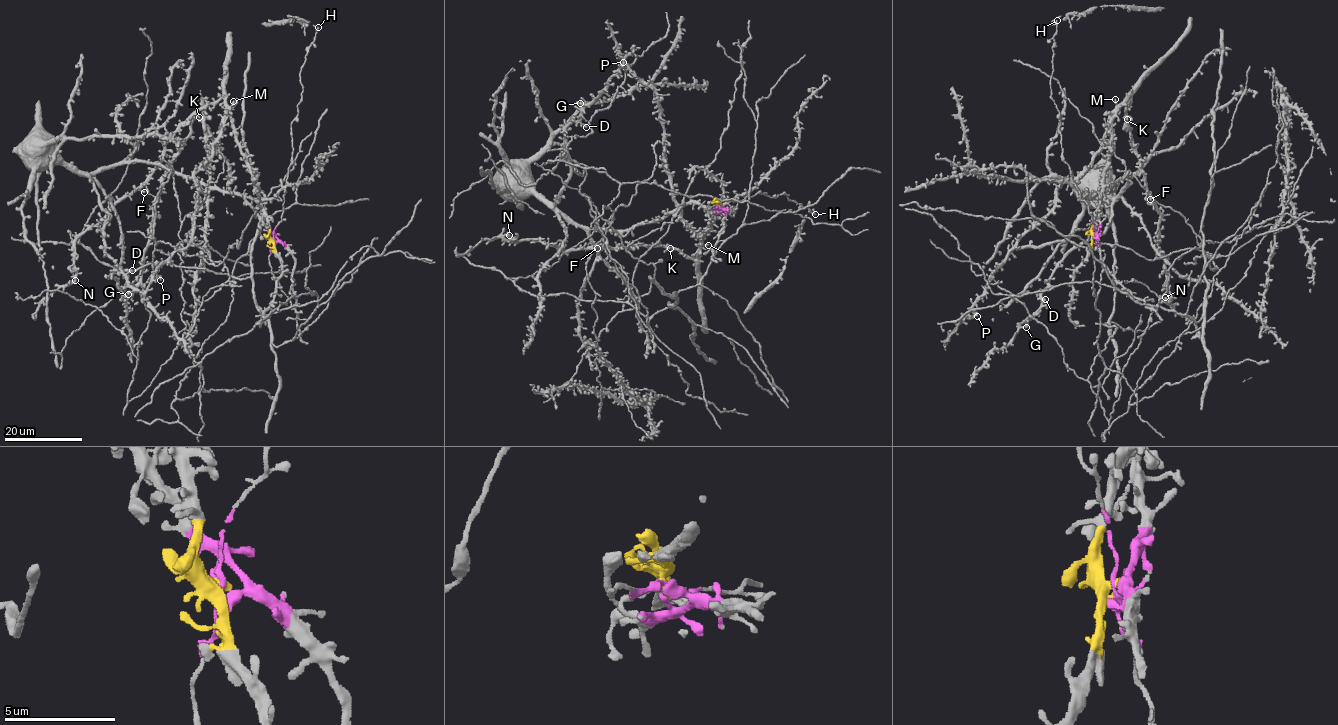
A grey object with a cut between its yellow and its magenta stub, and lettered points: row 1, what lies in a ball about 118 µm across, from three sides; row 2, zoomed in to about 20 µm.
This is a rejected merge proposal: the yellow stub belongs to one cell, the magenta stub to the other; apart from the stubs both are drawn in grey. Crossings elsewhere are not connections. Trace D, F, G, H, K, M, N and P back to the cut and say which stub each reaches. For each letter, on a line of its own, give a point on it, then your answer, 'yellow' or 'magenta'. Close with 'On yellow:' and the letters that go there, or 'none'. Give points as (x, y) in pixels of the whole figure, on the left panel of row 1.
D: place (132, 270); magenta
F: place (144, 192); yellow
G: place (128, 294); magenta
H: place (318, 27); magenta
K: place (199, 117); yellow
M: place (233, 101); yellow
N: place (75, 280); yellow
P: place (160, 280); yellow
On yellow: F, K, M, N, P

